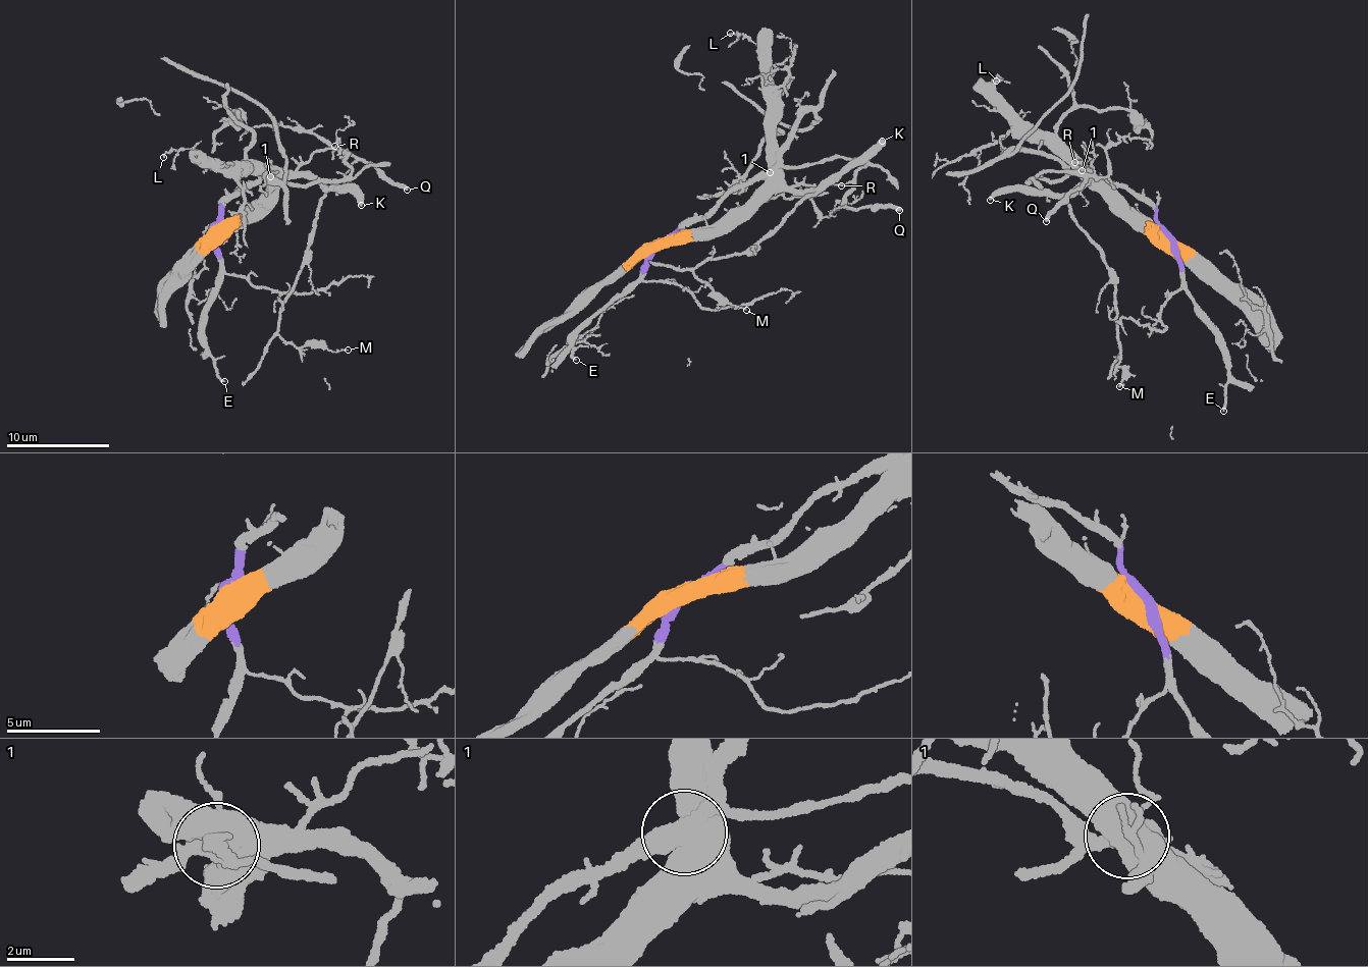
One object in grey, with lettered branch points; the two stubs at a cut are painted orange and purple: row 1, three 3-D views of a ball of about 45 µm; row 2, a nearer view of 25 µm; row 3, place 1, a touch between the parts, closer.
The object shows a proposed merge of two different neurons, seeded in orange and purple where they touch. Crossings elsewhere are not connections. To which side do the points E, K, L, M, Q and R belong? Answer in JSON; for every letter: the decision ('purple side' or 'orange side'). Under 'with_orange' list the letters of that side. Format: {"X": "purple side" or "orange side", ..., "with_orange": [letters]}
{"E": "purple side", "K": "orange side", "L": "orange side", "M": "orange side", "Q": "purple side", "R": "orange side", "with_orange": ["K", "L", "M", "R"]}

